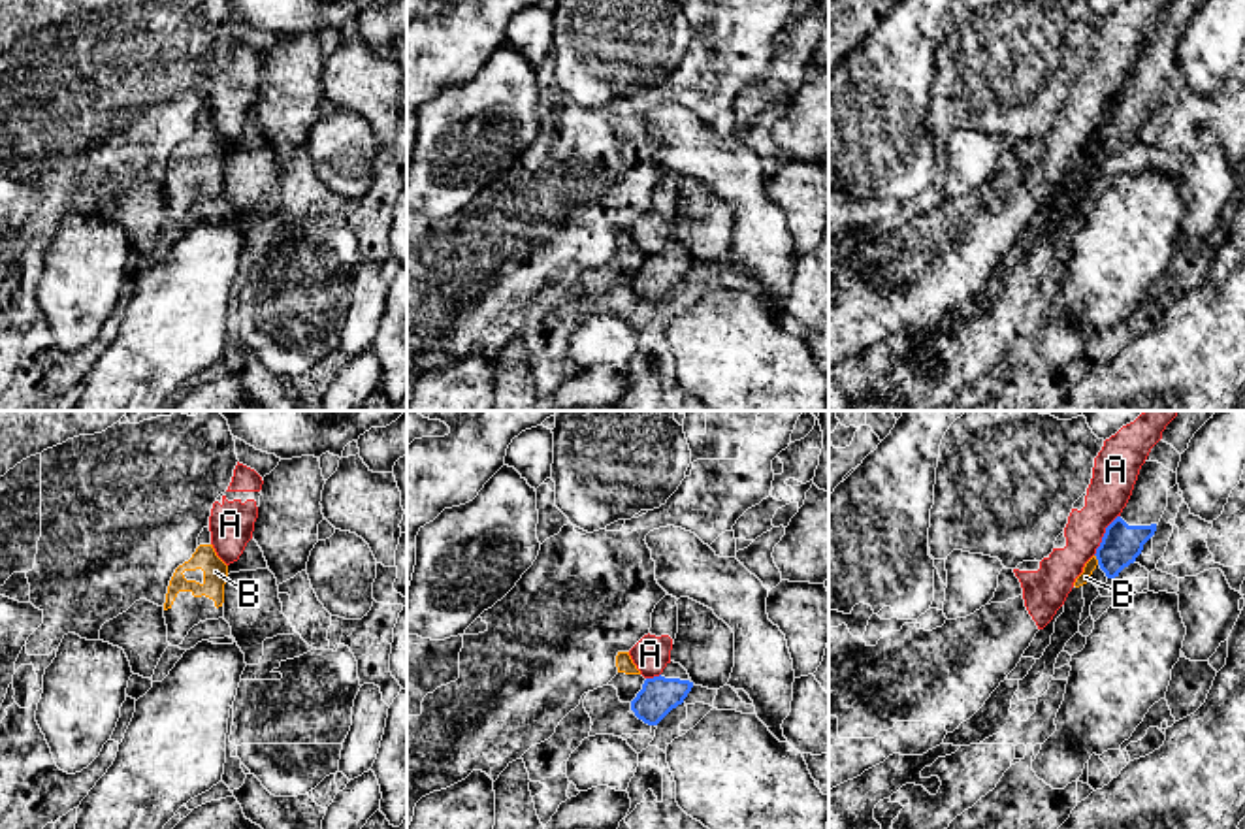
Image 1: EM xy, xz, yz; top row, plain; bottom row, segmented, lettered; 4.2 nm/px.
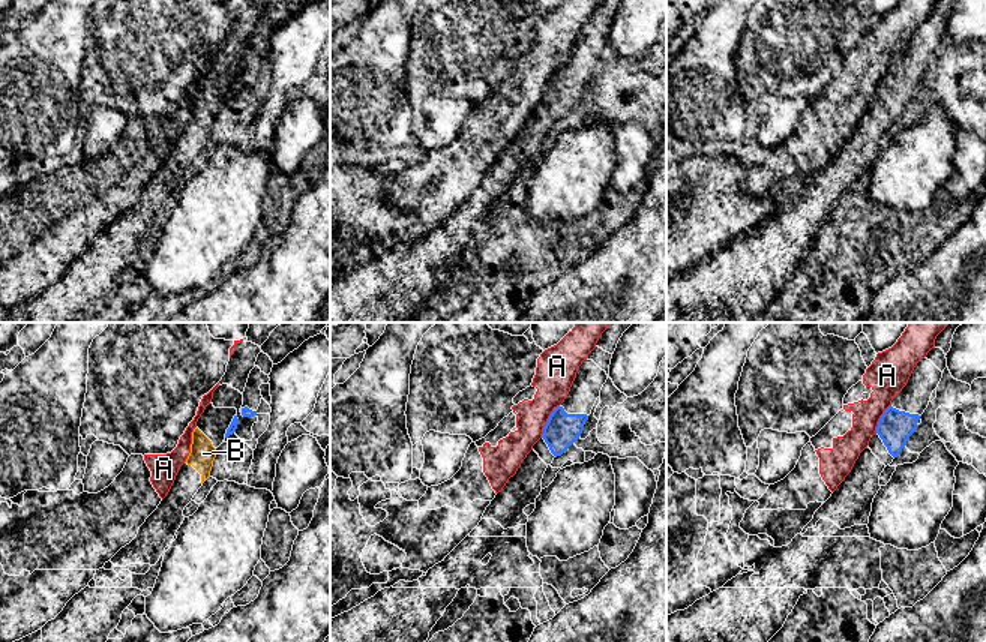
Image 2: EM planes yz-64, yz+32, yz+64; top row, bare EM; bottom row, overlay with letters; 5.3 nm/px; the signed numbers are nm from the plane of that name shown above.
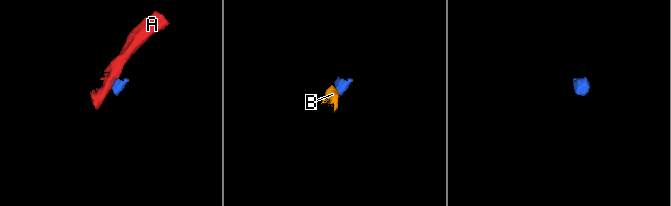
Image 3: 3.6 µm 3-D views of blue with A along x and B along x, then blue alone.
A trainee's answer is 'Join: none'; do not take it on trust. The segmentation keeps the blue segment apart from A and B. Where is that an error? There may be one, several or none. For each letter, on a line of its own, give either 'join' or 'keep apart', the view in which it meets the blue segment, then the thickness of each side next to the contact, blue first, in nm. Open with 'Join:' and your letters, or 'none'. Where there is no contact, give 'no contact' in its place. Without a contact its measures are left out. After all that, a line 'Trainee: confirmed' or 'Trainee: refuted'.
Join: none
A: keep apart | yz | 170/180 nm
B: keep apart | yz | 170/50 nm
Trainee: confirmed

